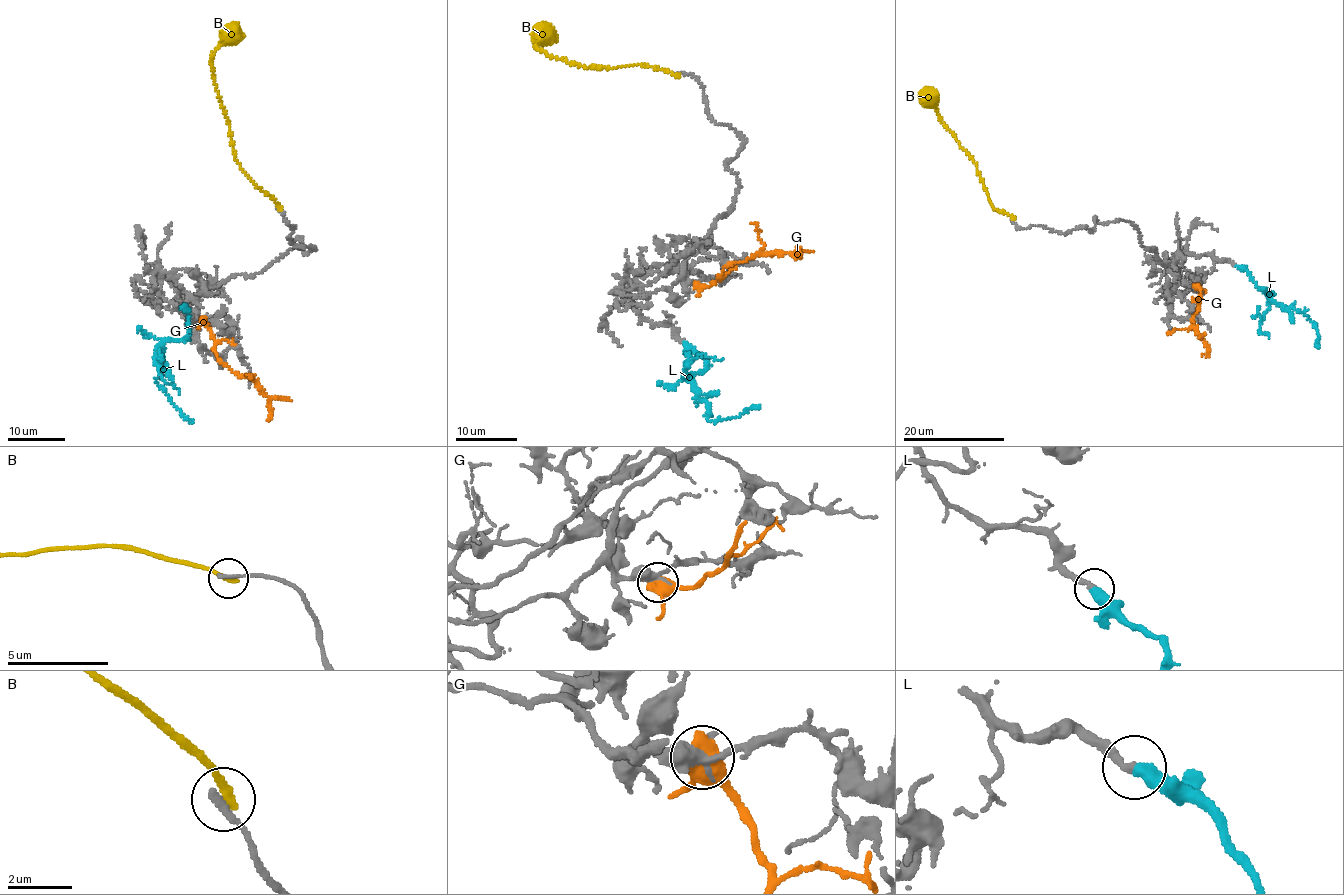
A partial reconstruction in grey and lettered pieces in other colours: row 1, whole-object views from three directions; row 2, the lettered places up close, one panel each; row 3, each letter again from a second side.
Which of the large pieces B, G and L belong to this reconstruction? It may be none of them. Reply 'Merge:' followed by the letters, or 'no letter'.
Merge: L

